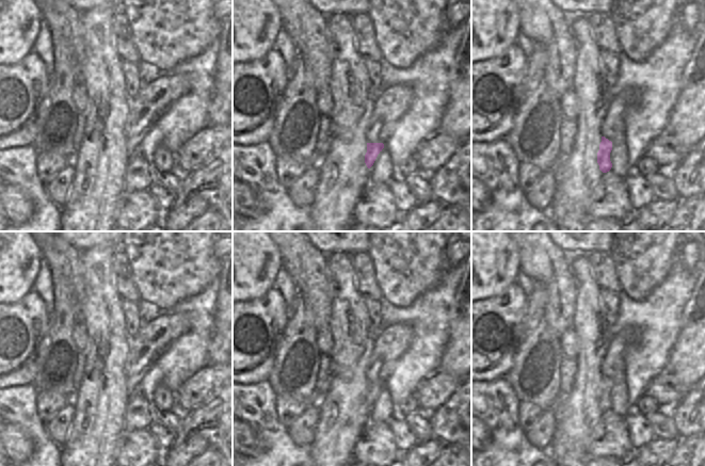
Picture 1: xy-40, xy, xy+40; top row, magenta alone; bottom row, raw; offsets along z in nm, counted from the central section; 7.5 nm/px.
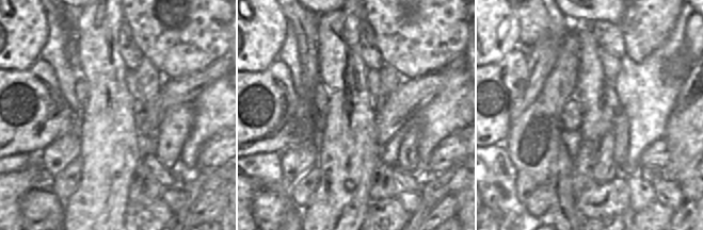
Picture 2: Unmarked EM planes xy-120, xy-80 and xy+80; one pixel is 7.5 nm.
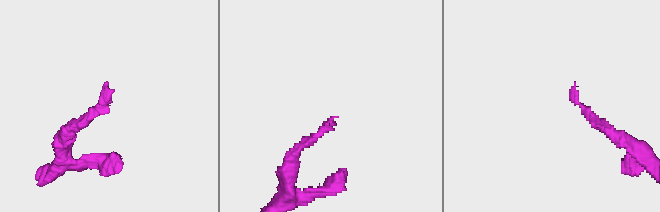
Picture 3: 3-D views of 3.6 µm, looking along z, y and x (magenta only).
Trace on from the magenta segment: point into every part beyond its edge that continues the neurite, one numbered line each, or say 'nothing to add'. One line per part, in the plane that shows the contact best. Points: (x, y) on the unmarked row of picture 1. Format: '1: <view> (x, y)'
1: xy (388, 344)

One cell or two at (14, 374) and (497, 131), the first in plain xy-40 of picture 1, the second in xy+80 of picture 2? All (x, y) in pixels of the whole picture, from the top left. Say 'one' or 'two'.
one

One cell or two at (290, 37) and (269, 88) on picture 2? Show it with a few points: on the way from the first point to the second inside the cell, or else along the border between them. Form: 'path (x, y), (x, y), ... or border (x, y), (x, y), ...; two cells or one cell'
border (277, 58), (287, 66), (292, 82); two cells

